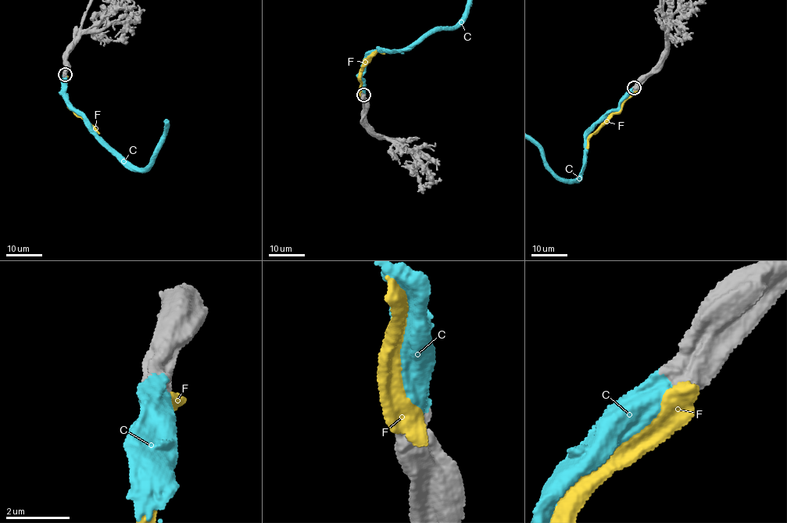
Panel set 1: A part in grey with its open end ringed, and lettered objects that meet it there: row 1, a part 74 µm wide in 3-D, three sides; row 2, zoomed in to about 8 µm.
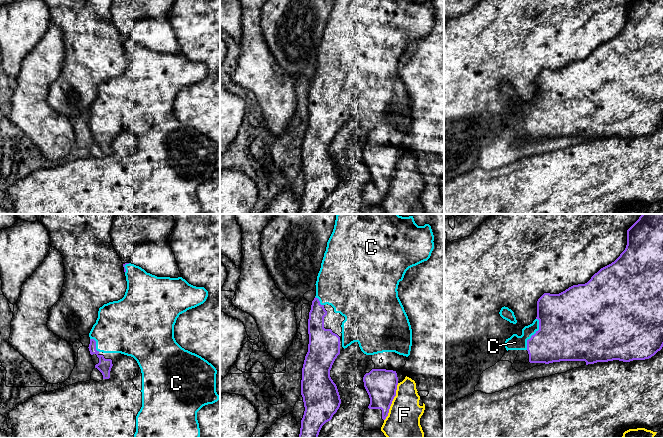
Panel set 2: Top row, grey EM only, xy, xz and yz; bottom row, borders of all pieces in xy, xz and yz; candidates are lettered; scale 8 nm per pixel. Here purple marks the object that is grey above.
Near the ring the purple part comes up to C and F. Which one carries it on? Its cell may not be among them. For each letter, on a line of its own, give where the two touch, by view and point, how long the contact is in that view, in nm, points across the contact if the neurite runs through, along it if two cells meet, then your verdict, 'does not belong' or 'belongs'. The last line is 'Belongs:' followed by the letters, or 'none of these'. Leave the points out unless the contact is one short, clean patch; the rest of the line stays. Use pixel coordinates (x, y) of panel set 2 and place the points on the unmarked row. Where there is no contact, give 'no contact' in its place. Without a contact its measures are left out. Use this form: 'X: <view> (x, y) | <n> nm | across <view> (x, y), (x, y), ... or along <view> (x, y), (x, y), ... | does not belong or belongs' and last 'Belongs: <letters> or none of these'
C: yz (534, 110) | 280 nm | belongs
F: xz (391, 178) | 320 nm | along xz (398, 159), (396, 171), (384, 196) | does not belong
Belongs: C

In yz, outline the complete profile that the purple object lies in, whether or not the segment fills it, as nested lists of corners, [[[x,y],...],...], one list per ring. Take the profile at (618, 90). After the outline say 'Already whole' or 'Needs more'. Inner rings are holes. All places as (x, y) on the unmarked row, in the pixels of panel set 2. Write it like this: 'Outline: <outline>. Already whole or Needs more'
Outline: [[[633,0],[627,6],[627,21],[611,40],[601,44],[585,60],[573,61],[559,70],[544,69],[537,77],[537,93],[522,105],[522,111],[513,110],[505,117],[506,126],[527,126],[530,139],[553,139],[560,137],[585,137],[586,141],[619,136],[630,138],[654,132],[663,123],[663,0]]]. Needs more

